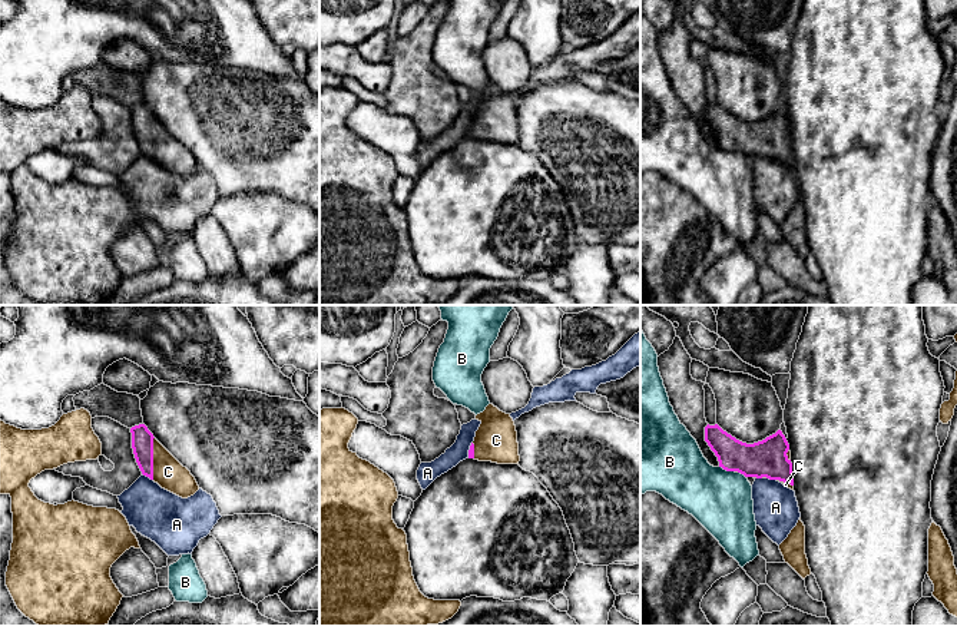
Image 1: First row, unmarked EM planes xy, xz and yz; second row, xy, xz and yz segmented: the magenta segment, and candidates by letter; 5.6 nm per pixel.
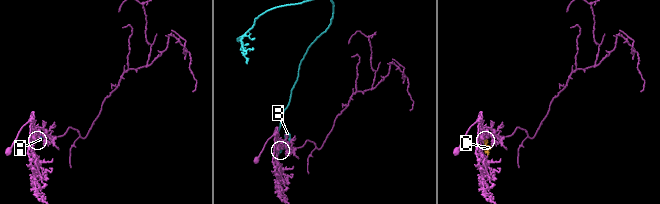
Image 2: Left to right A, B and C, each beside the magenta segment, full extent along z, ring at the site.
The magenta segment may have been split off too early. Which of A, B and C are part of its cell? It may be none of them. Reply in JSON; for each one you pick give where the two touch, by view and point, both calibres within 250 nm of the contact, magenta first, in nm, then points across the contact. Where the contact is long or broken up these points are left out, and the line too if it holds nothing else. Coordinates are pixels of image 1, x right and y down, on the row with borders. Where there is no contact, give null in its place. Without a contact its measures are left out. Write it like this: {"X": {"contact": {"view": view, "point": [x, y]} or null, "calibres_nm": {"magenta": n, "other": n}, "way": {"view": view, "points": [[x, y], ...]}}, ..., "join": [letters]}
{"C": {"contact": {"view": "xy", "point": [152, 459]}, "calibres_nm": {"magenta": 130, "other": 170}}, "join": ["C"]}

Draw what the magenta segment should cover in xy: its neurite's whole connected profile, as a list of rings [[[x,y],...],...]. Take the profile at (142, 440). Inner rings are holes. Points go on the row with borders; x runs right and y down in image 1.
[[[145,424],[132,427],[130,433],[133,454],[143,476],[182,499],[199,490],[191,471],[153,437]]]

